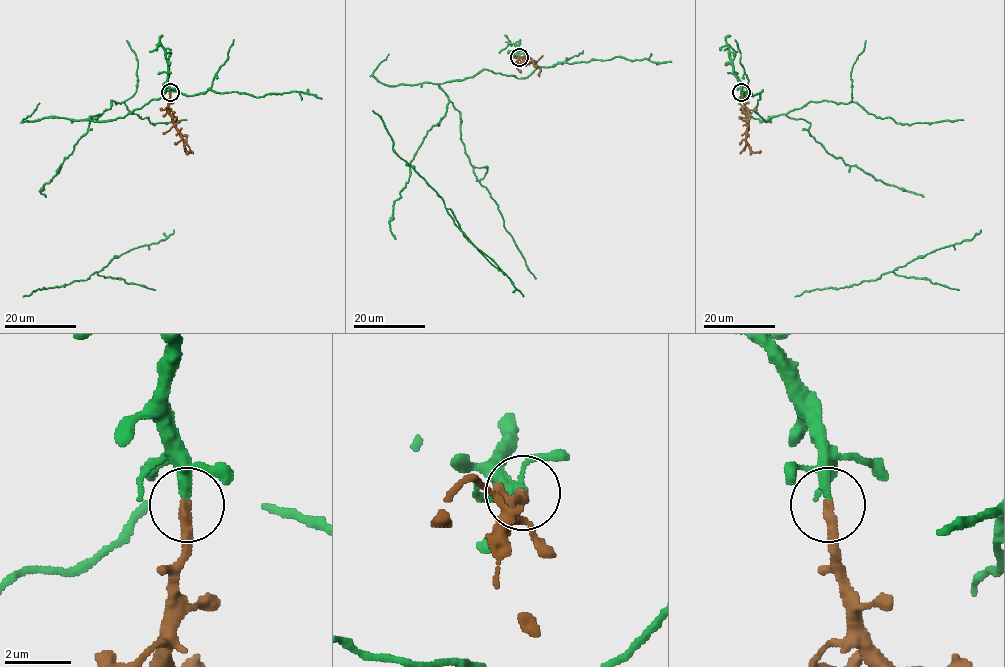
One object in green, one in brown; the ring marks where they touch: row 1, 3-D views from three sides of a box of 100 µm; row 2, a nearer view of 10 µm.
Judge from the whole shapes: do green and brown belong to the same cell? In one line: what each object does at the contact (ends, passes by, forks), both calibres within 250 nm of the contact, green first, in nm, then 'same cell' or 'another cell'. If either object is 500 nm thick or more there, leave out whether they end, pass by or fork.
green passes by; brown ends; calibres 240 and 320 nm; same cell

